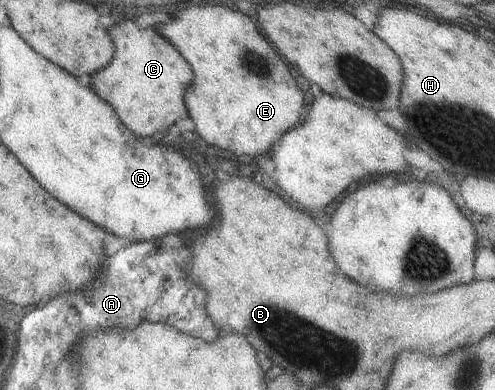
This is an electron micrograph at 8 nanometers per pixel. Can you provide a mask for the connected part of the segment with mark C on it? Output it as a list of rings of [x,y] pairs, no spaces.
[[[130,20],[120,21],[106,29],[114,45],[112,61],[90,74],[92,91],[116,112],[120,123],[136,137],[160,136],[179,119],[188,118],[184,89],[192,81],[192,69],[165,37],[150,27],[140,27]]]

